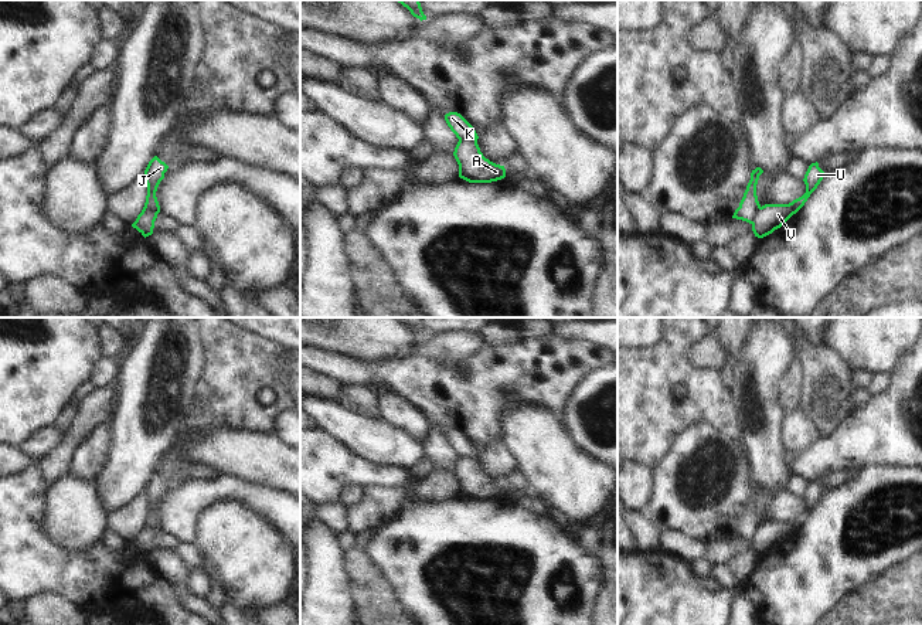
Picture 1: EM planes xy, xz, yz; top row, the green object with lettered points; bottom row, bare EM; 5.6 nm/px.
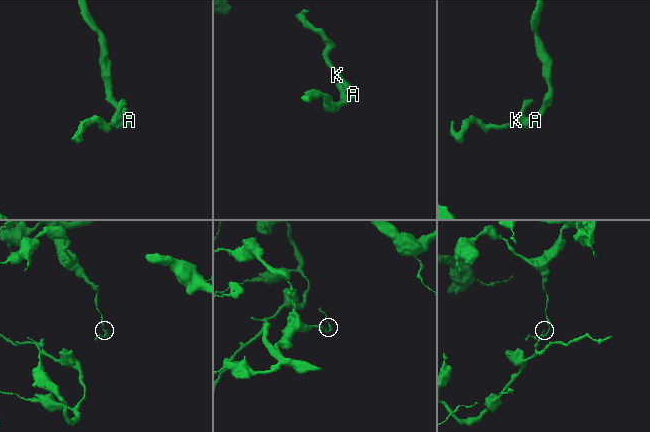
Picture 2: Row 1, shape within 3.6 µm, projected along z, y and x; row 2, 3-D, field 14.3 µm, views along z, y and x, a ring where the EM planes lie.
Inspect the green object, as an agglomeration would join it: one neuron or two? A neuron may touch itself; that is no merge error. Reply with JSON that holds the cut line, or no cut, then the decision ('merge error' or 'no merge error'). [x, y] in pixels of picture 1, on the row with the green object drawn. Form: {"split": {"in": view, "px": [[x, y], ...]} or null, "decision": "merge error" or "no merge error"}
{"split": {"in": "xz", "px": [[459, 139], [473, 139], [476, 142]]}, "decision": "merge error"}

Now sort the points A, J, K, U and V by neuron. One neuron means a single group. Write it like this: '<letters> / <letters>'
A U V / J K

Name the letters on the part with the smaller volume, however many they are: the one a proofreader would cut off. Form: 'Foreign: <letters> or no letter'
Foreign: J, K

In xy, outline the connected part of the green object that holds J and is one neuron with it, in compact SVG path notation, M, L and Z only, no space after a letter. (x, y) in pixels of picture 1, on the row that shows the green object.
M154 156L146 170L144 170L144 180L147 184L147 196L146 196L146 203L142 210L142 213L149 211L149 213L160 213L160 205L156 197L157 187L160 181L164 179L164 173L167 171L169 166L161 162L157 156Z

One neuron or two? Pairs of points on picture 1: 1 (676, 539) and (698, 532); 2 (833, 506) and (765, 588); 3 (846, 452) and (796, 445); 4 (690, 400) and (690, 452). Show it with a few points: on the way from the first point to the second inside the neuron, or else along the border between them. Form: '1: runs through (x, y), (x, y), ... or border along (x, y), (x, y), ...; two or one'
1: border along (662, 530), (683, 532), (707, 544); two
2: runs through (827, 526), (785, 569); one
3: border along (819, 437), (796, 455); two
4: border along (723, 431), (697, 421), (667, 452); two

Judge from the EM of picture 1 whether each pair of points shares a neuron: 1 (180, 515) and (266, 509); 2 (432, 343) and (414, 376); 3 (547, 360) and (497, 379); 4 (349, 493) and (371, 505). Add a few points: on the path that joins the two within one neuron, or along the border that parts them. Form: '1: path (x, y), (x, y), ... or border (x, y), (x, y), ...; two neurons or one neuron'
1: path (201, 493), (245, 492); one neuron
2: border (411, 353), (442, 356), (446, 360), (458, 362); two neurons
3: path (534, 357), (519, 373), (510, 374); one neuron
4: border (363, 488), (363, 496), (347, 508); two neurons

